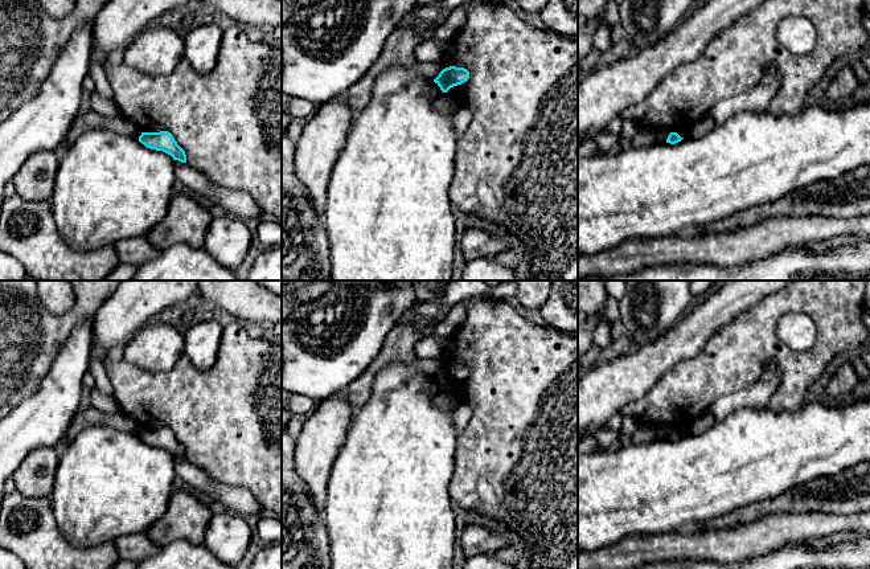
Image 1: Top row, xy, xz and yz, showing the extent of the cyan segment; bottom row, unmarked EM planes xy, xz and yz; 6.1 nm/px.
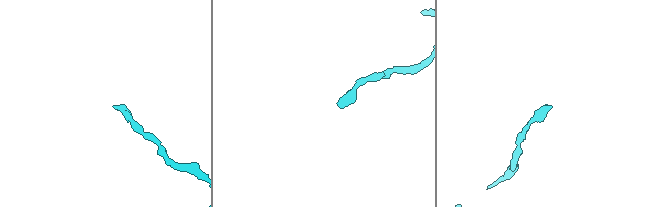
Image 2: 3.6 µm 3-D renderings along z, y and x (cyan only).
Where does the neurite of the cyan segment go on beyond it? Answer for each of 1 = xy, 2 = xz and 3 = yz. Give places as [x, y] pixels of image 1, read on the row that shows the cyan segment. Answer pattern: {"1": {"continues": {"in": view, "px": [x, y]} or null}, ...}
{"1": {"continues": null}, "2": {"continues": null}, "3": {"continues": null}}

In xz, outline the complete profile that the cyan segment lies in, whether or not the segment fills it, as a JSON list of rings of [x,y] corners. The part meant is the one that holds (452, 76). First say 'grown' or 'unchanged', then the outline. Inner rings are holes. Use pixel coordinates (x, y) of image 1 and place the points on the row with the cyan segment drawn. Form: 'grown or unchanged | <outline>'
unchanged | [[[450,66],[443,69],[434,82],[440,87],[443,93],[447,93],[451,87],[467,82],[469,71],[464,67]]]

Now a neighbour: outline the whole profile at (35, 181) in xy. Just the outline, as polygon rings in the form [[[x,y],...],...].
[[[54,151],[34,152],[13,176],[16,193],[32,202],[50,201],[61,153]]]

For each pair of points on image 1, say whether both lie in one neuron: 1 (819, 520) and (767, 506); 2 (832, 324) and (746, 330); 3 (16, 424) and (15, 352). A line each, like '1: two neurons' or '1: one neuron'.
1: one neuron
2: one neuron
3: two neurons

